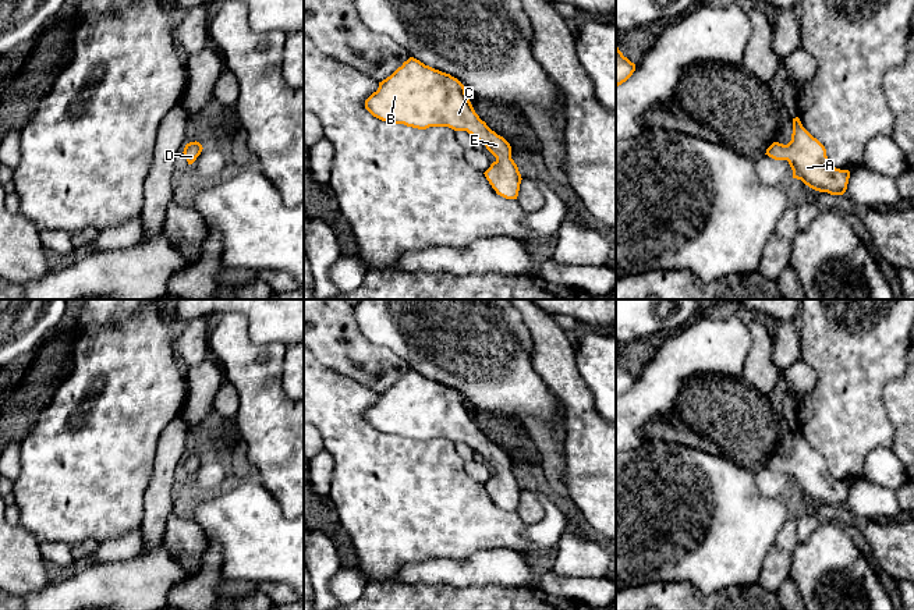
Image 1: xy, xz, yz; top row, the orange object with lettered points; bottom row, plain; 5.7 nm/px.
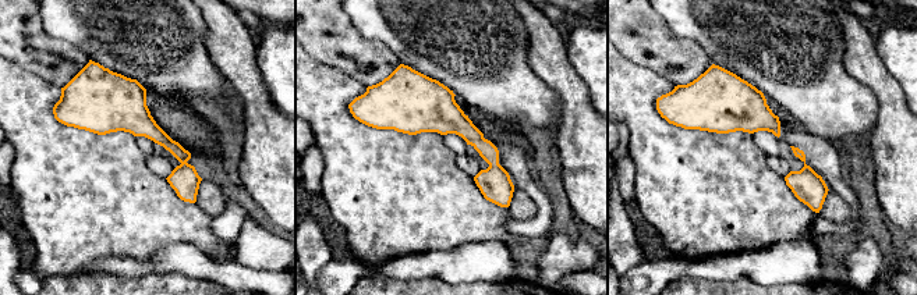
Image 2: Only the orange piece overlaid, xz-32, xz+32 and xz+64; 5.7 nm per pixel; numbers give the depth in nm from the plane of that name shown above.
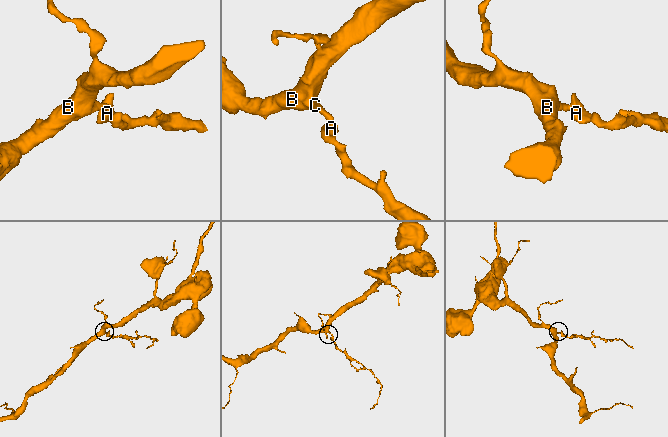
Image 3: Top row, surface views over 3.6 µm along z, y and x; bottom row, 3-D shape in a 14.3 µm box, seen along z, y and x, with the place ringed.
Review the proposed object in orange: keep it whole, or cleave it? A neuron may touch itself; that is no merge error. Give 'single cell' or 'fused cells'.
single cell

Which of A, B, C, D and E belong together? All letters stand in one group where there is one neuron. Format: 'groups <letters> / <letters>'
groups A B C D E

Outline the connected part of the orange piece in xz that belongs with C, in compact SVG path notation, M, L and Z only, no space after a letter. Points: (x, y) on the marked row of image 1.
M410 57L365 100L376 118L426 130L449 127L467 131L496 157L483 173L497 195L517 199L521 174L511 159L510 143L475 113L464 85L450 74Z

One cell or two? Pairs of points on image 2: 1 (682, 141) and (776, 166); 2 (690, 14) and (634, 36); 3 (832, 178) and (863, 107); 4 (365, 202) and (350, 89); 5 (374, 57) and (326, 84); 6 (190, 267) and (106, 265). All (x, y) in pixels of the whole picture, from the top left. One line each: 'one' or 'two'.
1: two
2: two
3: two
4: one
5: two
6: one

